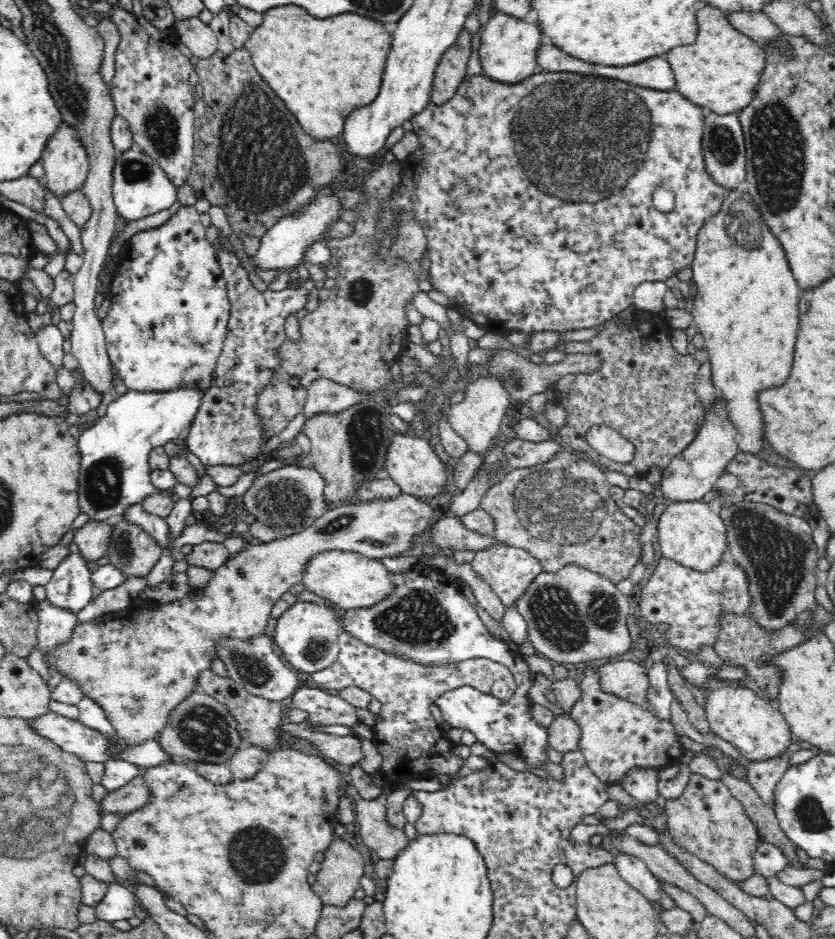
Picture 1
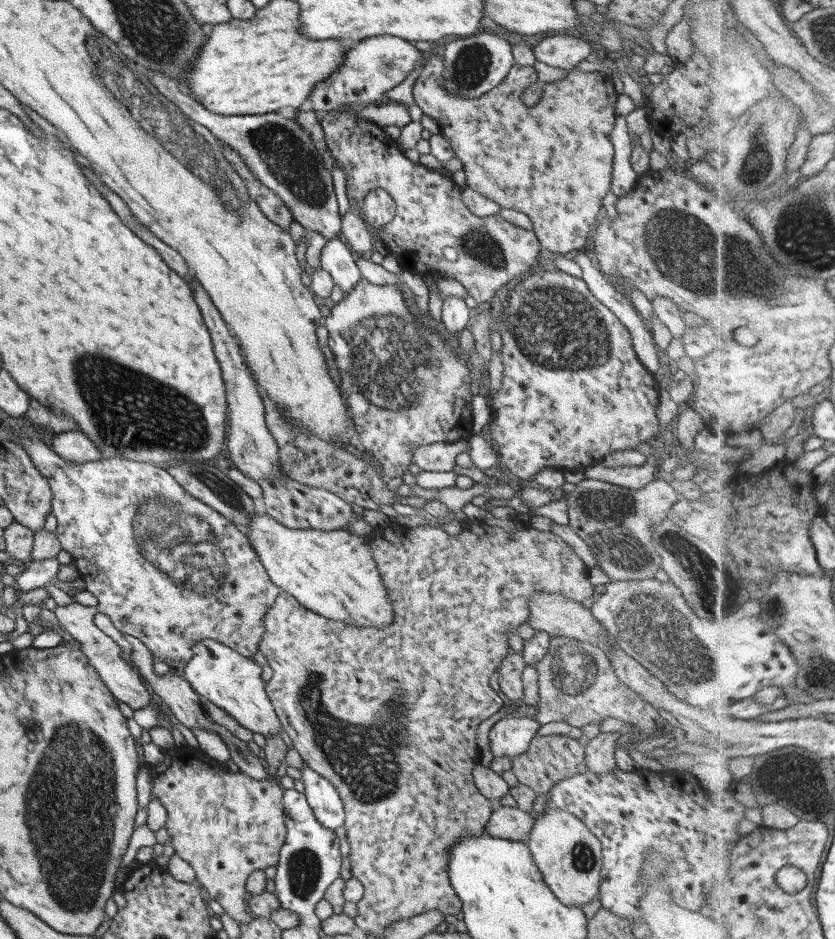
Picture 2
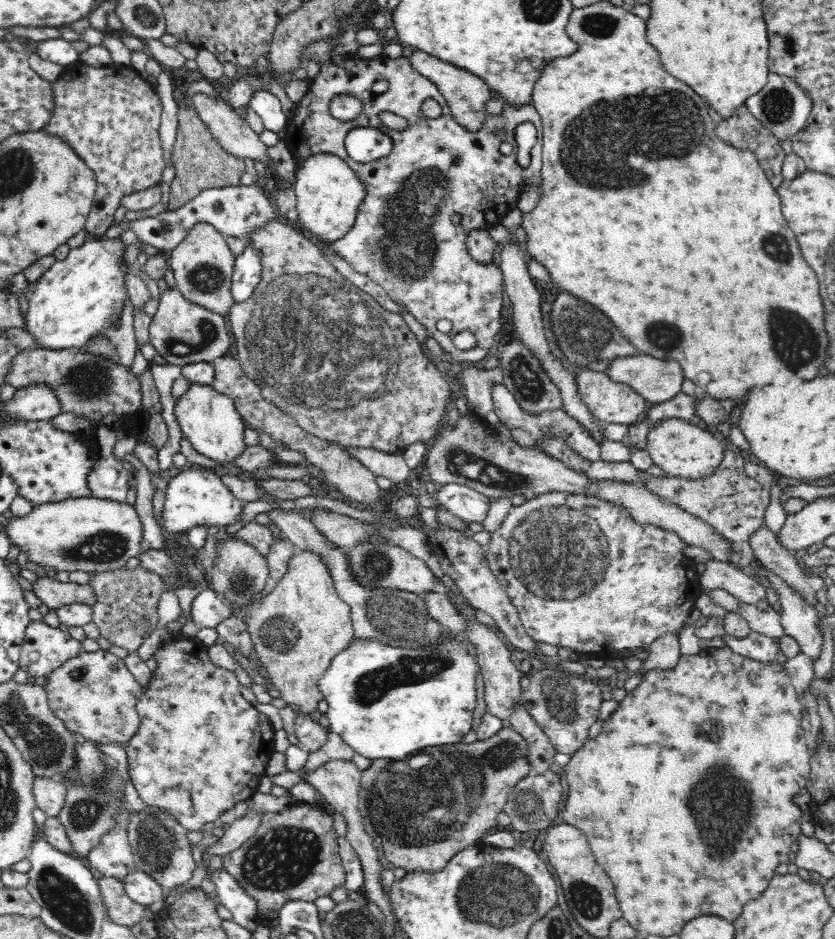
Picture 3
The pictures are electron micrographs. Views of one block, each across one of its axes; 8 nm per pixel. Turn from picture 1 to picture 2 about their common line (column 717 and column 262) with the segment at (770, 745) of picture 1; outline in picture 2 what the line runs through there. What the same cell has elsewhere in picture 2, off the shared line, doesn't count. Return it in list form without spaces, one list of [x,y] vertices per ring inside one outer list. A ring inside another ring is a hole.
[[[201,639],[191,645],[191,658],[183,666],[183,678],[189,686],[206,702],[212,702],[227,712],[240,726],[247,728],[252,734],[259,733],[264,738],[278,734],[280,722],[265,692],[265,681],[261,679],[261,667],[252,658],[247,658],[213,639]]]

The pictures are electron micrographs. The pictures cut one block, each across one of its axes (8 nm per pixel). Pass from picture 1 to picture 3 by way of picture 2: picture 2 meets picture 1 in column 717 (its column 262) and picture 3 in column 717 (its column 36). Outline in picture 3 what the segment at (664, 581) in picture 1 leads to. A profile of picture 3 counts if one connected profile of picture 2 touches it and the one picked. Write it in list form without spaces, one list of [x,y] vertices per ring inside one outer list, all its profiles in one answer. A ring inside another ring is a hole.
[[[676,418],[660,421],[655,427],[650,427],[647,436],[647,451],[652,464],[664,471],[666,477],[698,480],[714,474],[722,462],[724,446],[695,421],[685,421]]]

